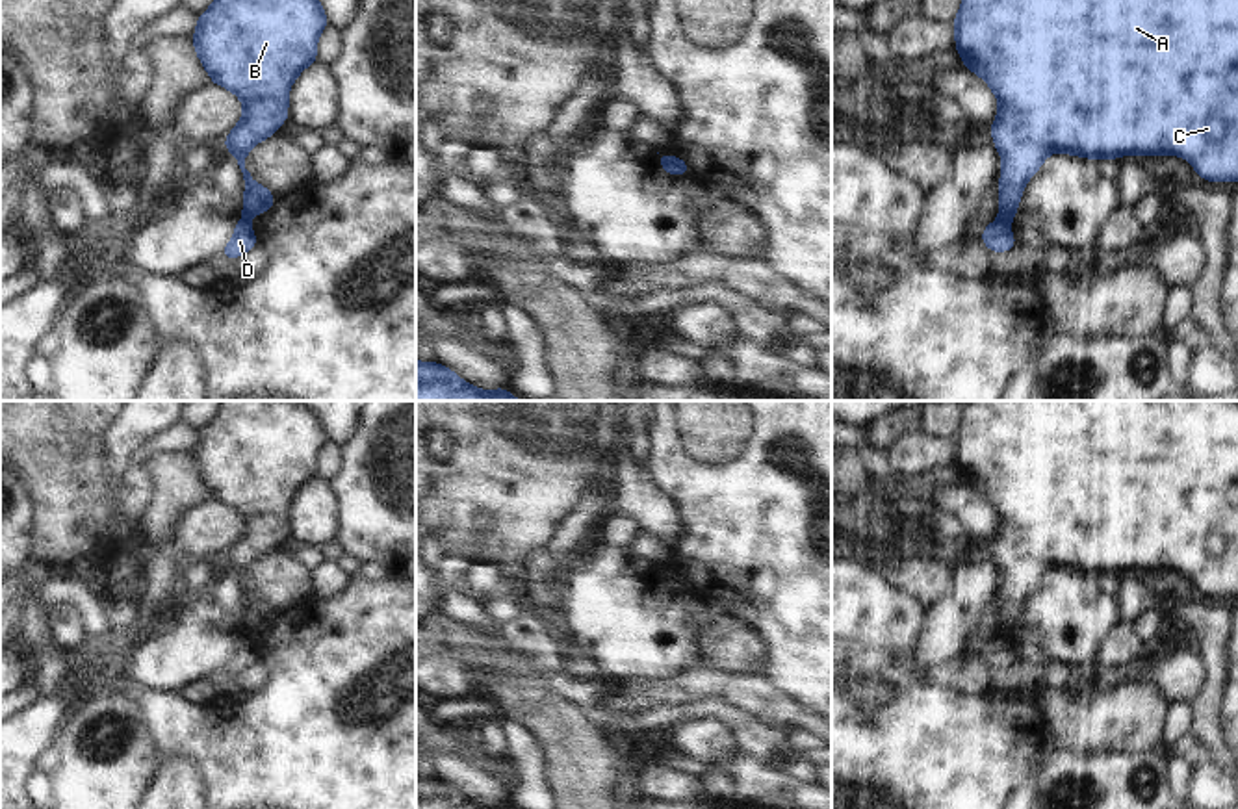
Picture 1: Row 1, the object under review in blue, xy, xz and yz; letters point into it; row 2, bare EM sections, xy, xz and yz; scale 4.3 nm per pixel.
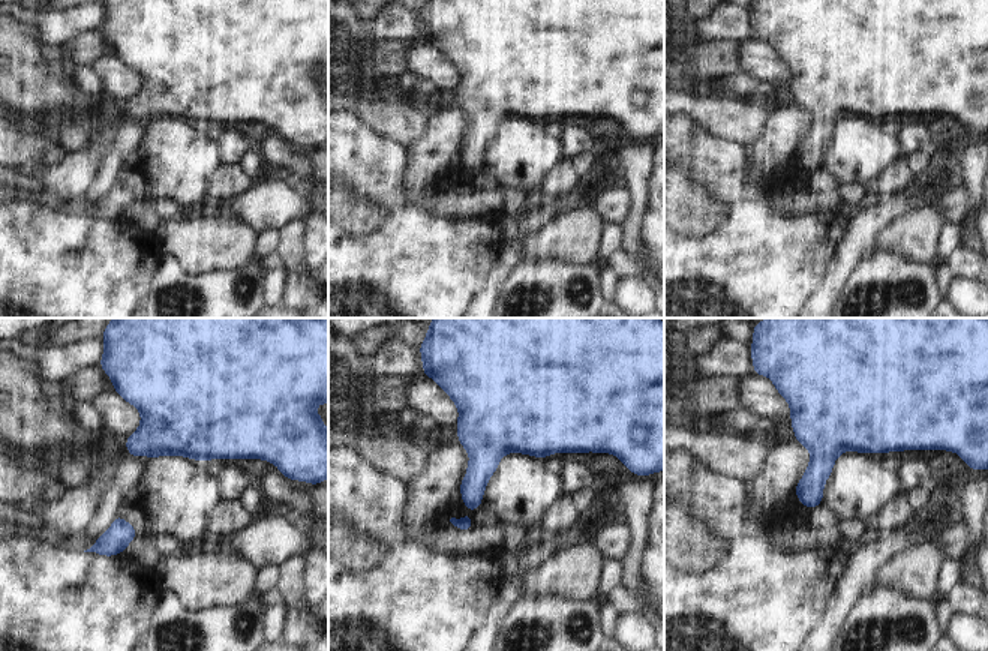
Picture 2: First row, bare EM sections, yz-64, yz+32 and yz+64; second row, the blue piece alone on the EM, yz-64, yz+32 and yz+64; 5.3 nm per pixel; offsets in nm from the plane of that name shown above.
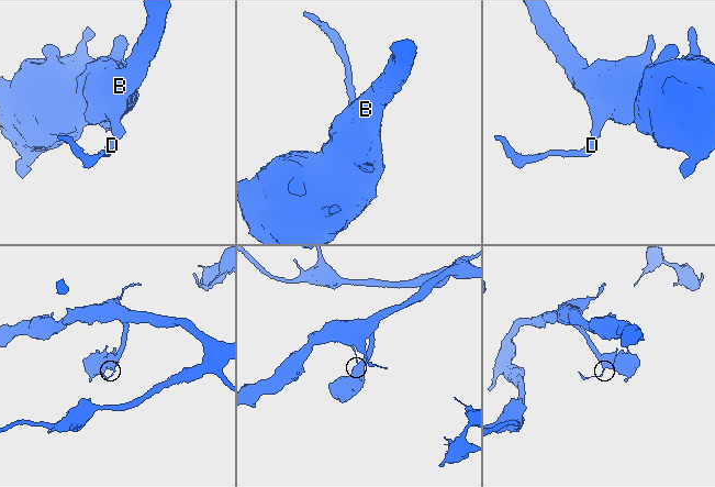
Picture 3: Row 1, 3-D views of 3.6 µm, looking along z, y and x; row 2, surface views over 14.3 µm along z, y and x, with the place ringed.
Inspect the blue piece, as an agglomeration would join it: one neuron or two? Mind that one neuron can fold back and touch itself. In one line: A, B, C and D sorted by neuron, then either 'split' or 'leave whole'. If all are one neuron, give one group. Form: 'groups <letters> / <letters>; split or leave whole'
groups A B C / D; split

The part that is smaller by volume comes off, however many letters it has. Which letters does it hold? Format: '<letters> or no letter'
D

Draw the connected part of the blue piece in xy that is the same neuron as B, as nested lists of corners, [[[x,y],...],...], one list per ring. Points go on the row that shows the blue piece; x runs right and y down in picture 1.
[[[213,0],[212,6],[197,15],[197,30],[191,35],[193,46],[195,46],[195,54],[200,59],[204,71],[208,72],[208,76],[212,78],[213,85],[221,85],[228,91],[232,91],[241,102],[243,102],[243,117],[236,122],[236,126],[230,130],[230,134],[223,139],[225,148],[236,158],[241,173],[243,173],[243,180],[245,180],[245,189],[243,189],[243,217],[251,219],[254,215],[265,213],[273,208],[277,197],[262,184],[256,184],[251,176],[251,173],[245,169],[245,156],[264,139],[273,137],[275,132],[286,122],[288,117],[291,117],[291,113],[286,109],[286,106],[290,104],[290,91],[288,87],[295,83],[295,80],[299,78],[299,74],[312,63],[317,63],[317,39],[321,35],[321,32],[327,28],[329,19],[327,13],[323,9],[323,4],[319,0]]]

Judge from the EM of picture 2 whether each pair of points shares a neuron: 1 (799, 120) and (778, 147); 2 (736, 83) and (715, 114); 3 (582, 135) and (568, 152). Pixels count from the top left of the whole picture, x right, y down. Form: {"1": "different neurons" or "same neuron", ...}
{"1": "same neuron", "2": "different neurons", "3": "same neuron"}

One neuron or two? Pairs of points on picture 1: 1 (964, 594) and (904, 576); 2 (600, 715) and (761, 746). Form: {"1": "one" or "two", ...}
{"1": "two", "2": "one"}

